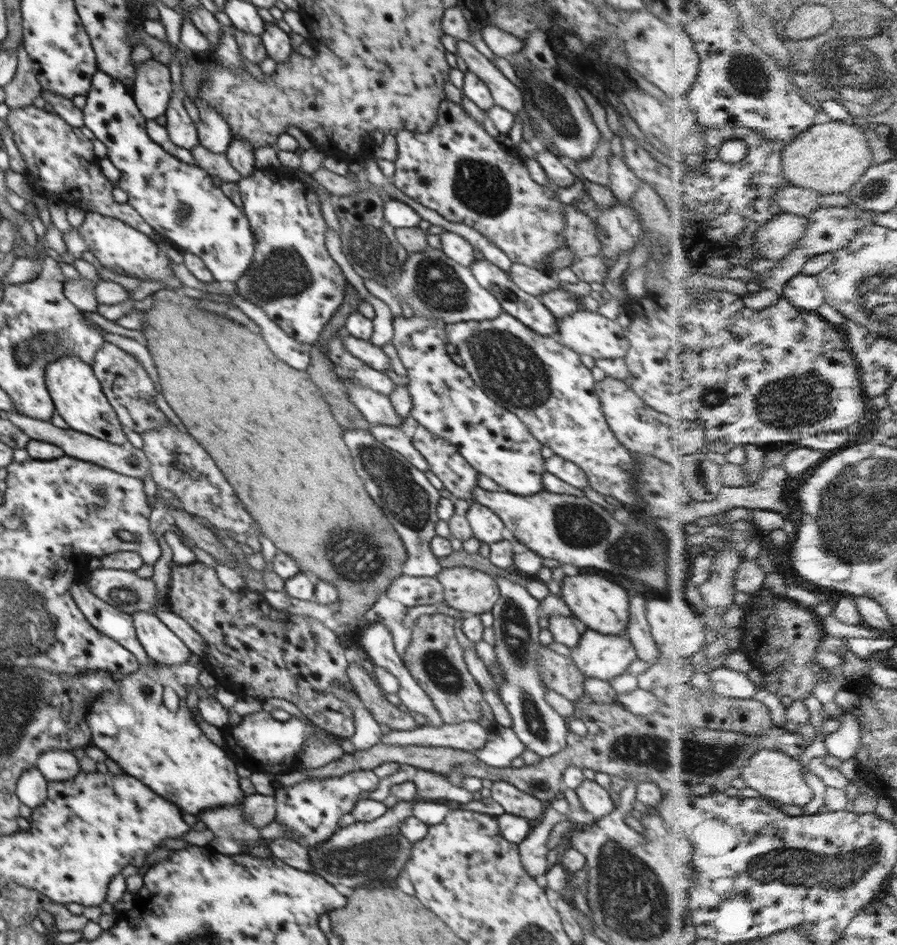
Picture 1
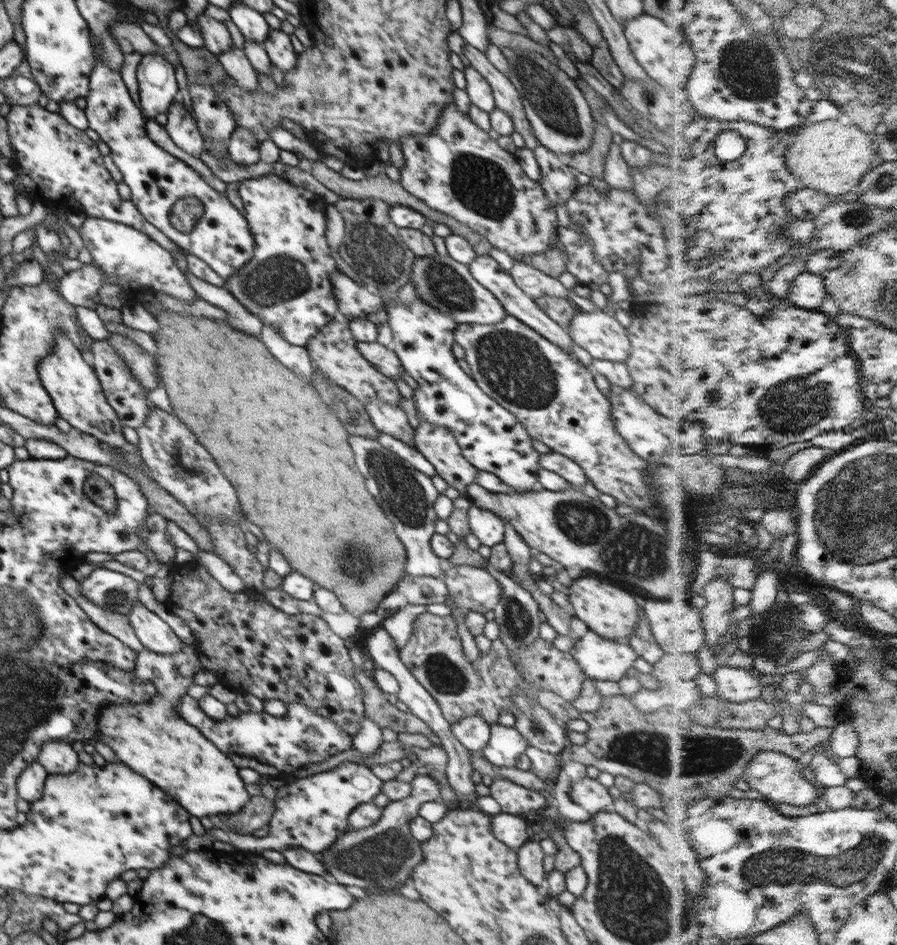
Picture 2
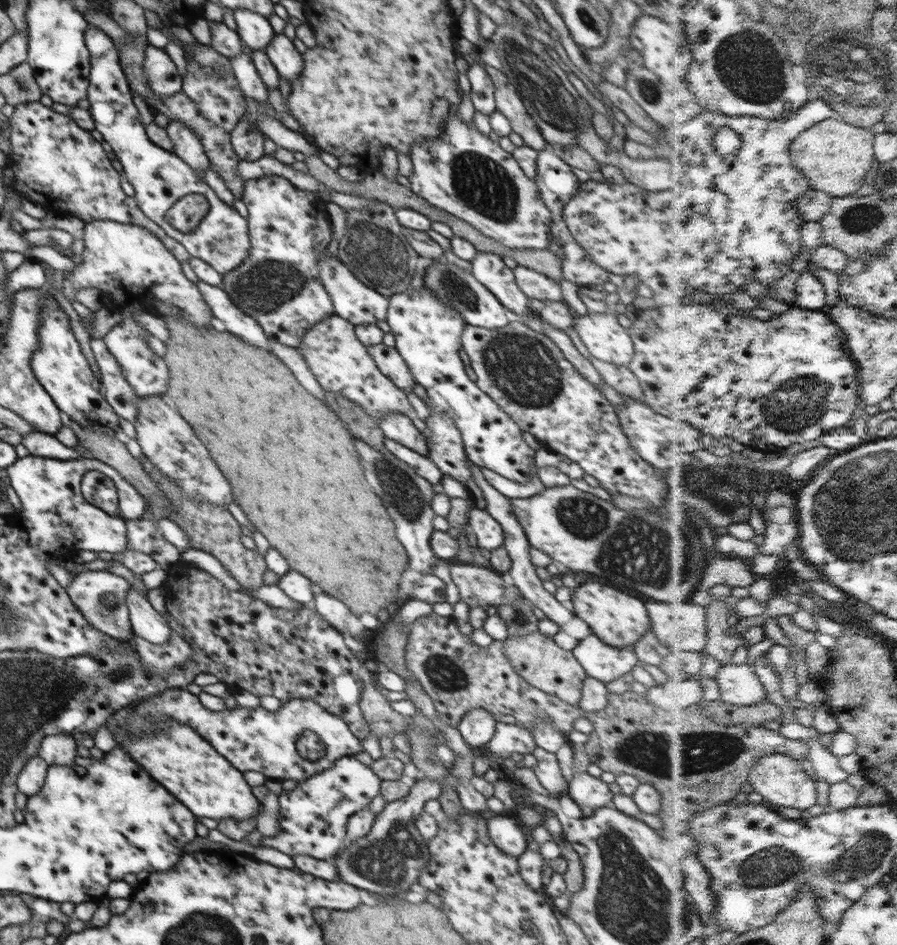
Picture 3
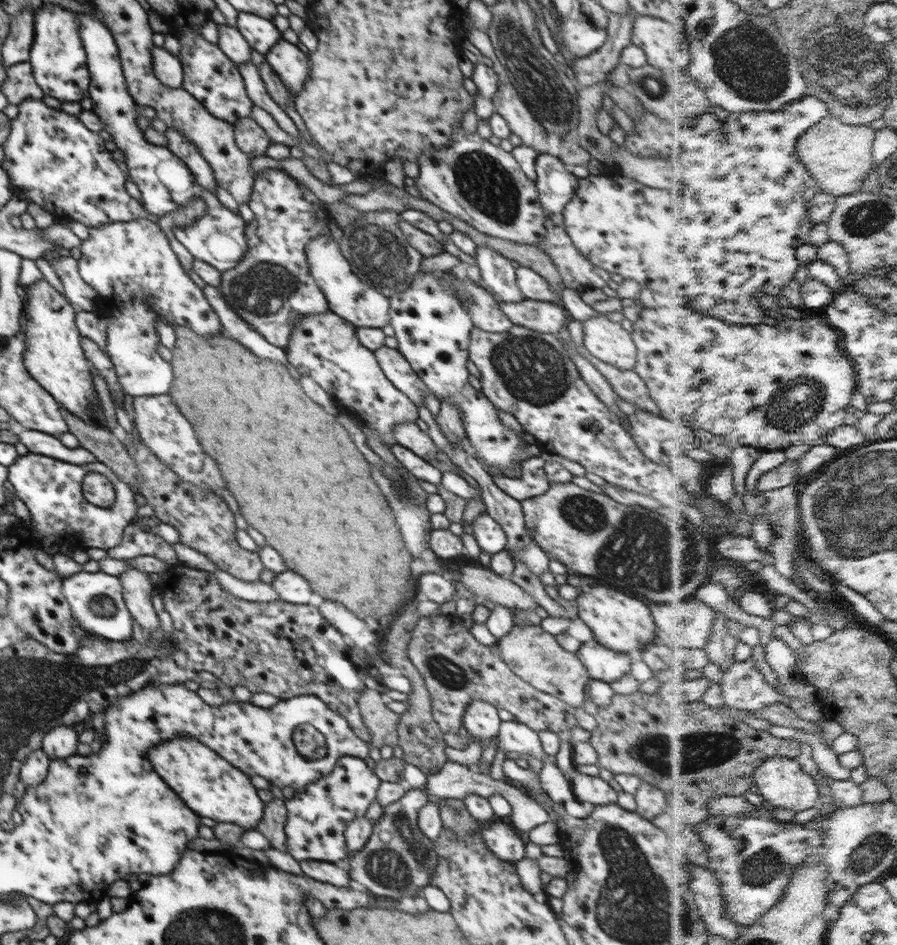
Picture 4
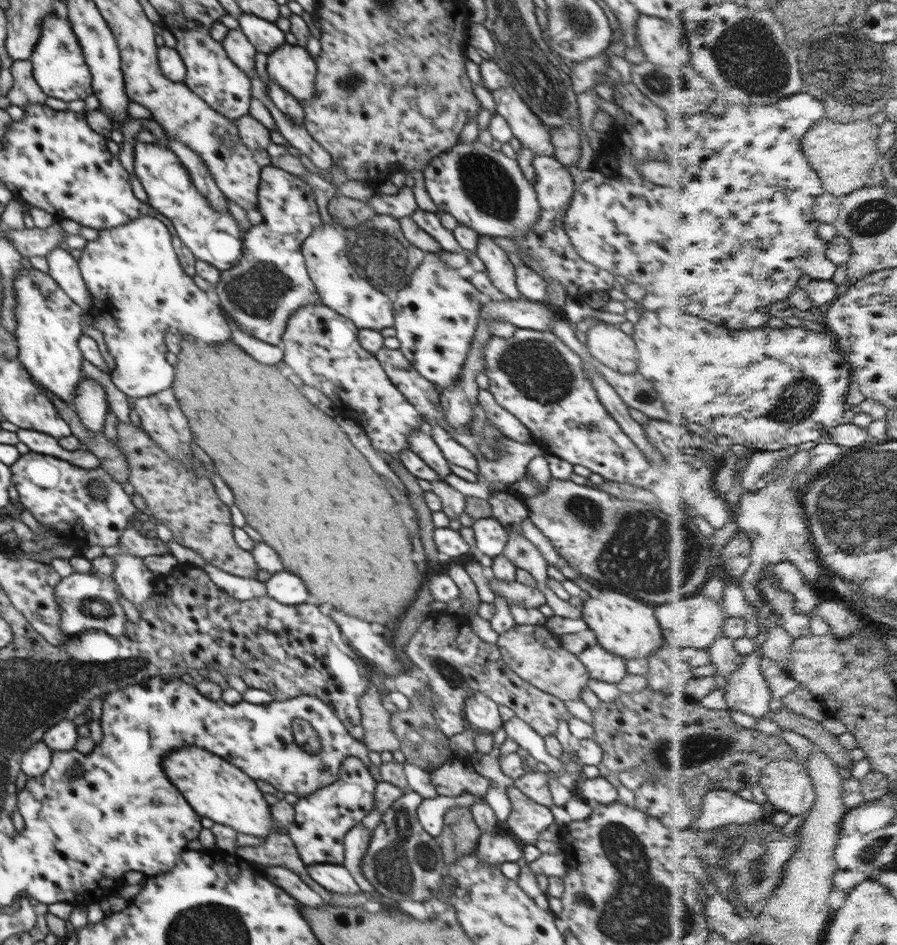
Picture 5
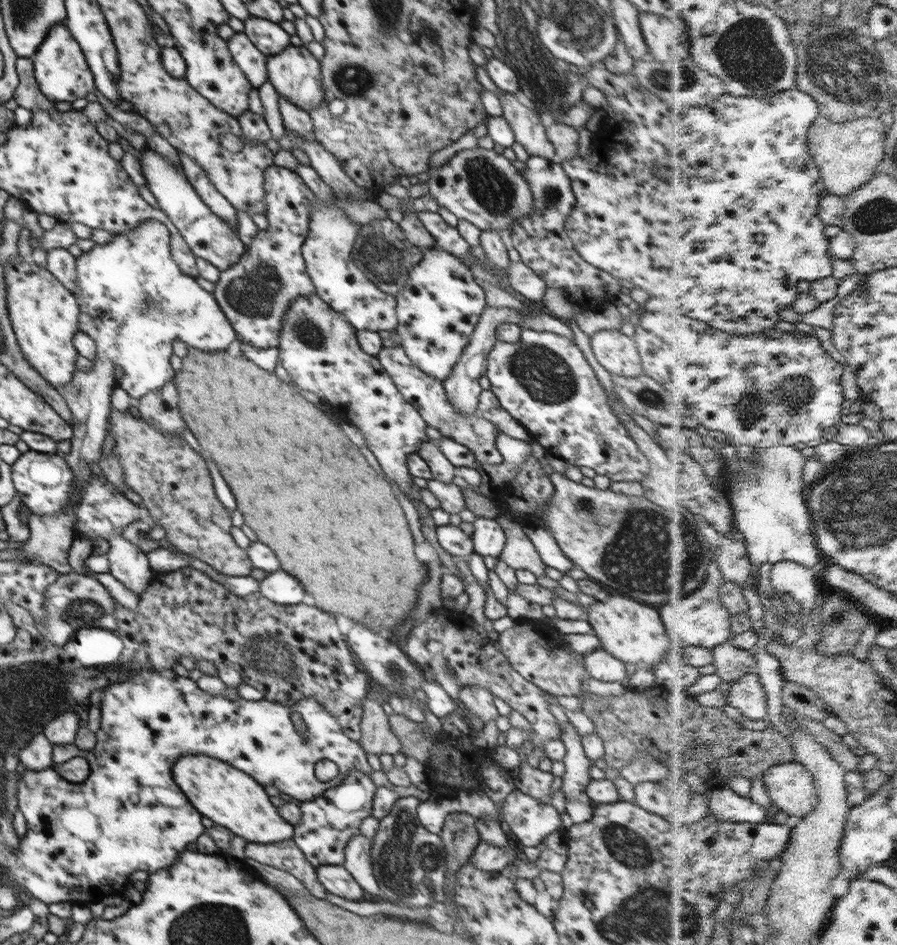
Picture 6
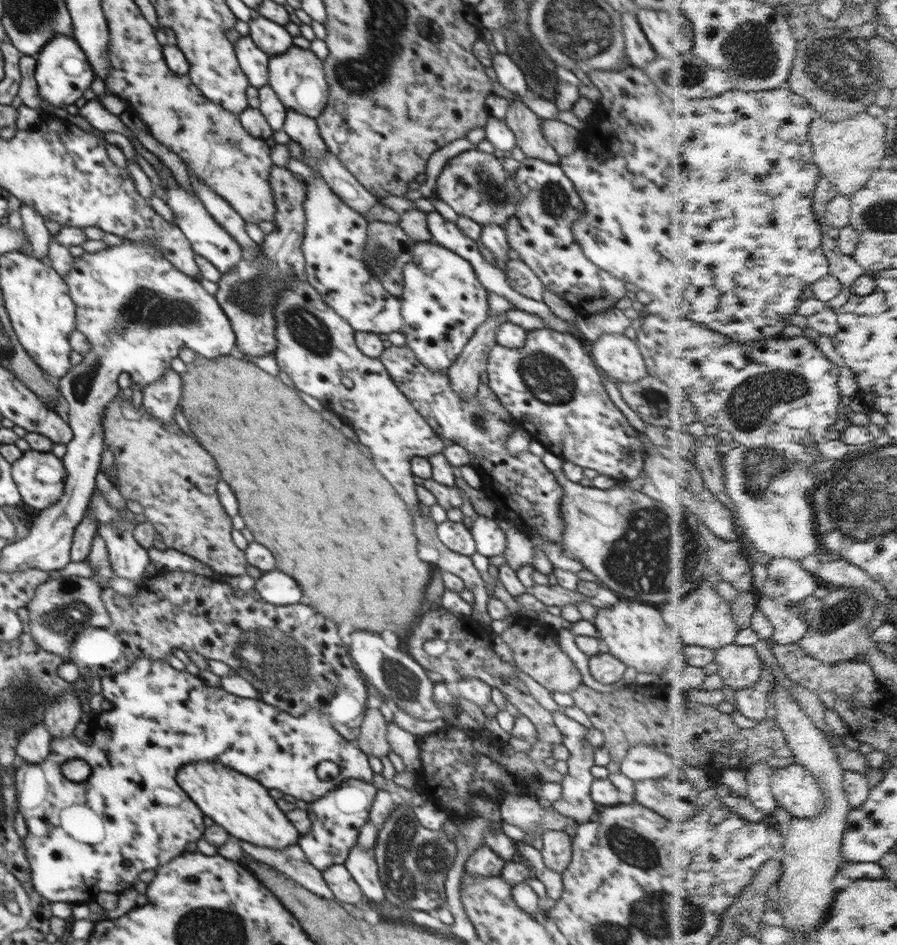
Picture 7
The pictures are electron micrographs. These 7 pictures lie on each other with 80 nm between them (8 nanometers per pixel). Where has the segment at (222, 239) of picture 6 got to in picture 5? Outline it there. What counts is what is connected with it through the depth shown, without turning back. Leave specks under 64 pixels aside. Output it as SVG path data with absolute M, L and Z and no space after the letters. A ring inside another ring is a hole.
M134 136L134 171L148 196L148 204L155 211L167 216L173 224L178 238L200 261L206 262L220 271L239 266L244 252L243 237L237 220L229 213L212 208L206 198L192 185L189 170L169 149L159 148L138 140Z

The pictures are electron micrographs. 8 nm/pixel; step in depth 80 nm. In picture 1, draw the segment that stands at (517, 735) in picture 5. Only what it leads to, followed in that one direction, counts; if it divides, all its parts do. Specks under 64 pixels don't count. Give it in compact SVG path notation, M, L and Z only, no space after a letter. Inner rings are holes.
M494 724L489 728L486 744L473 752L484 764L504 768L510 767L512 760L521 756L525 749L525 744L518 740L510 727Z

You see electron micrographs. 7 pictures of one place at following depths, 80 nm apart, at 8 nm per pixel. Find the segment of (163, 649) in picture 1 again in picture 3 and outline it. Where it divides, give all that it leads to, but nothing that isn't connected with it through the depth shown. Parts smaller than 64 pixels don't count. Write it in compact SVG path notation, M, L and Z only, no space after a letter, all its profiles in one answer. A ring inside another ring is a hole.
M130 581L130 583L132 588L130 589L130 594L126 596L126 605L129 609L129 622L133 630L133 635L140 636L142 640L146 640L146 642L150 642L150 644L164 646L171 638L171 628L167 623L167 620L154 610L149 600L146 600L144 594L140 592L140 589L134 587L132 581Z

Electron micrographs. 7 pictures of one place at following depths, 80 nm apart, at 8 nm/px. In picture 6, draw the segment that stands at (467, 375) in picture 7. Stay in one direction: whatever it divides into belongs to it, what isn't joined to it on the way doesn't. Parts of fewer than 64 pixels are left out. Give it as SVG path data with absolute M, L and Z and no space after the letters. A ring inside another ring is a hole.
M525 305L522 308L508 308L507 306L504 308L494 308L493 306L487 306L483 310L480 320L471 334L470 341L464 347L458 362L453 366L452 372L443 380L448 402L454 405L460 412L463 412L465 416L477 414L479 396L482 390L478 380L486 374L487 354L492 350L493 345L497 341L495 337L497 326L504 323L521 326L521 322L523 321L521 316L524 313L531 313L532 311L536 313L534 308L527 308Z

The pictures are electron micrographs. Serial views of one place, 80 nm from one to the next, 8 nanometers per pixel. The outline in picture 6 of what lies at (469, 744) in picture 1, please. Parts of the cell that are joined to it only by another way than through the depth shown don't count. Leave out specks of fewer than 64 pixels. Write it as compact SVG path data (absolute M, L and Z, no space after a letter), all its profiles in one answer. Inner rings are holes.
M478 685L463 686L458 693L458 698L464 711L473 712L485 724L489 720L496 720L499 715L494 706L494 696L487 688Z

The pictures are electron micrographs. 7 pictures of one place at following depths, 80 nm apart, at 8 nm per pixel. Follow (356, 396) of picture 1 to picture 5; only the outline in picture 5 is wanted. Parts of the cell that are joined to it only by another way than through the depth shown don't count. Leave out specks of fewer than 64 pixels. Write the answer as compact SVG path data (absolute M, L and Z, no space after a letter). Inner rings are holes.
M417 430L409 436L410 450L414 451L432 470L439 474L439 480L444 481L451 473L448 461L434 442L432 436Z

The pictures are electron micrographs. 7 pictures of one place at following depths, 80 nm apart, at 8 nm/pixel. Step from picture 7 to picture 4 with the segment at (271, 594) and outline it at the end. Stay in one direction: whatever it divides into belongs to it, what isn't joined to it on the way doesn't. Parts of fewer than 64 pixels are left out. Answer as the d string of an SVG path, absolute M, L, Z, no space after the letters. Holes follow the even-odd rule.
M292 570L278 573L271 585L278 590L278 597L289 604L309 605L313 595L310 584L300 574L296 574Z

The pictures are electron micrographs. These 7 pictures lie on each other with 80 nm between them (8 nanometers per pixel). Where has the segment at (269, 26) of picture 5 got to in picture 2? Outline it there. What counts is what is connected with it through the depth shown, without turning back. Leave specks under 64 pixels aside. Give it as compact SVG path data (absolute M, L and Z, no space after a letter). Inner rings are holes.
M235 2L228 10L232 22L238 26L245 40L253 40L263 44L270 34L270 27L261 12L246 6L244 3Z

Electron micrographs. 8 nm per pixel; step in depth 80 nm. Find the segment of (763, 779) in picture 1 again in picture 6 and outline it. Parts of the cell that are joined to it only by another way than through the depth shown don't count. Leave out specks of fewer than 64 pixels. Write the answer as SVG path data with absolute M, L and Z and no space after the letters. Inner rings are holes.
M784 762L765 774L771 797L788 815L808 816L820 804L814 774L800 762Z

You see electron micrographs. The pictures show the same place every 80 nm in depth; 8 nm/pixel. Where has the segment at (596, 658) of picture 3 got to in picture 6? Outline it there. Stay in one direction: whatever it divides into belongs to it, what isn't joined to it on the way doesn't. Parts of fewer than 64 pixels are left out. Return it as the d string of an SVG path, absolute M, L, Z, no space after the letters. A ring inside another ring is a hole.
M602 648L585 654L583 666L592 679L602 682L624 682L627 679L625 664Z

